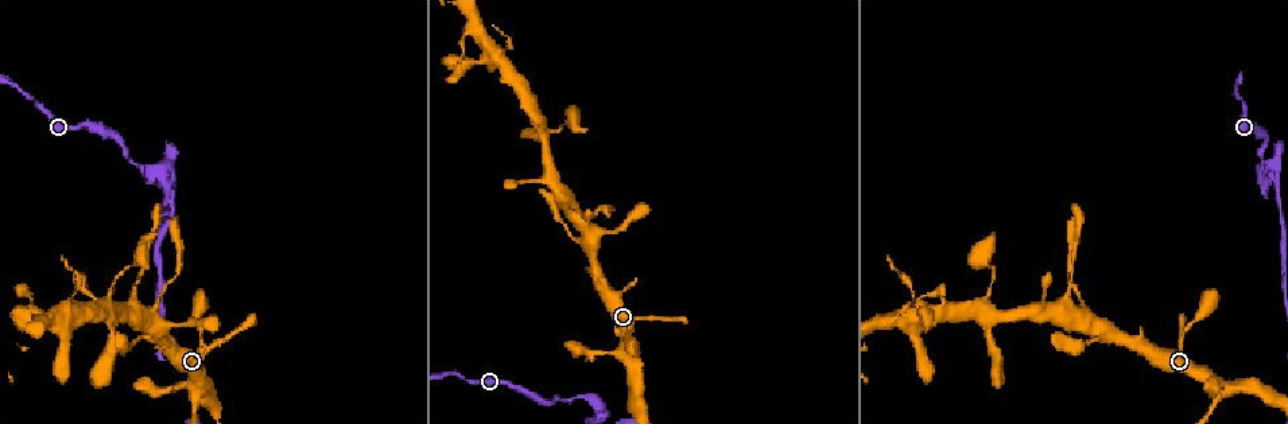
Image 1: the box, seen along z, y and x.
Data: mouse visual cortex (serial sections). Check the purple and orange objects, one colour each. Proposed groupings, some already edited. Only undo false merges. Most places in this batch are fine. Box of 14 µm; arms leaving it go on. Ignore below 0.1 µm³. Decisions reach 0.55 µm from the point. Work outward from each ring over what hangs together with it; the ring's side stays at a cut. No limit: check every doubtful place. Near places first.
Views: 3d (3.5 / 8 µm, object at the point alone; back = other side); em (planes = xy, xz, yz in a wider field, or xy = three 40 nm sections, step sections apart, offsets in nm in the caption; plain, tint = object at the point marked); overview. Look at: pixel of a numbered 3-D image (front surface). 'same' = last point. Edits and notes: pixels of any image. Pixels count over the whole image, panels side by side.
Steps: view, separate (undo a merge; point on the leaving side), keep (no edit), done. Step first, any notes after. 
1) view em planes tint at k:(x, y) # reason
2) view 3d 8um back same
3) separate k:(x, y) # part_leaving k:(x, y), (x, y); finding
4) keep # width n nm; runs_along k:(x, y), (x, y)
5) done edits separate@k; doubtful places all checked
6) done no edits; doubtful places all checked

view 3d 3.5um at 1:(1080, 295) # thick turns thin

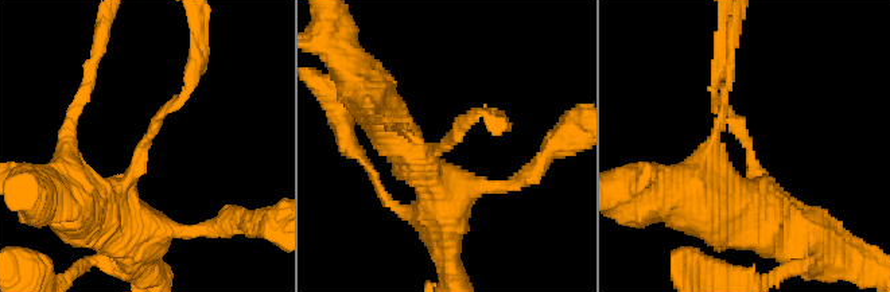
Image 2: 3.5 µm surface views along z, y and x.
view em planes tint at 2:(145, 137) # arm_widths 100, 350 nm; now the EM

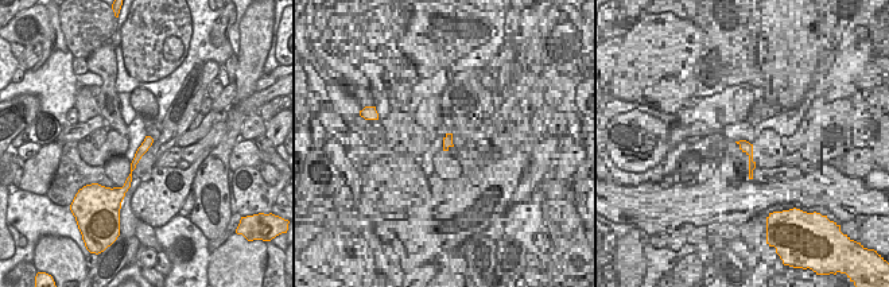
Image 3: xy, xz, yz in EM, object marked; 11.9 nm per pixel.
keep # runs_along 3:(150, 139), (138, 155), (127, 185); one cell here

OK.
view em planes tint at 1:(1257, 165) # thick turns thin

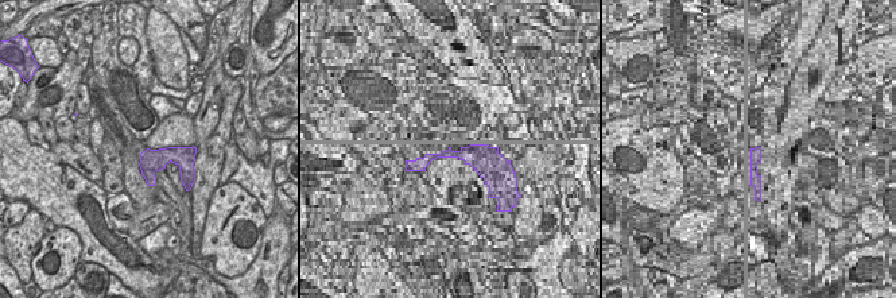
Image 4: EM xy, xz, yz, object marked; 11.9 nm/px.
view 3d 3.5um back same

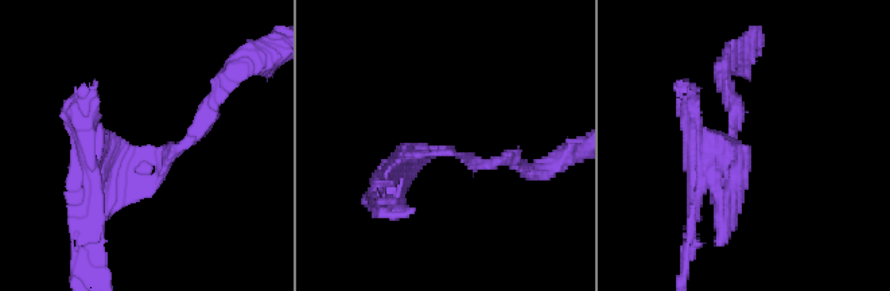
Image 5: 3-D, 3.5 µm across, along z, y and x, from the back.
keep # runs_along 5:(210, 101), (170, 155), (86, 151); all the same cell

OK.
view 3d 8um at 1:(1272, 166) # abrupt turn

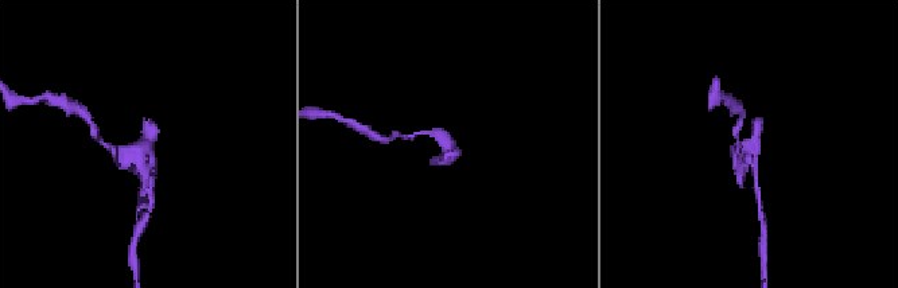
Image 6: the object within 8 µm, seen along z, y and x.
view em xy step 5 tint at 6:(751, 144) # shape alone is not enough

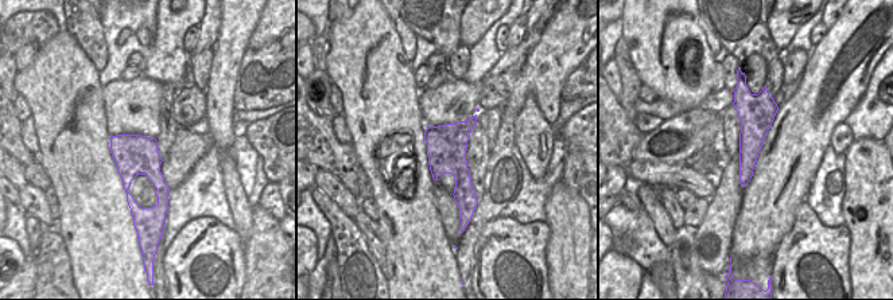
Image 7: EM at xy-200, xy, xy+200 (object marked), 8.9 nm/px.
keep # runs_along 6:(115, 150), (147, 146), (144, 182); one cell here

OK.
done no edits; doubtful places all checked

